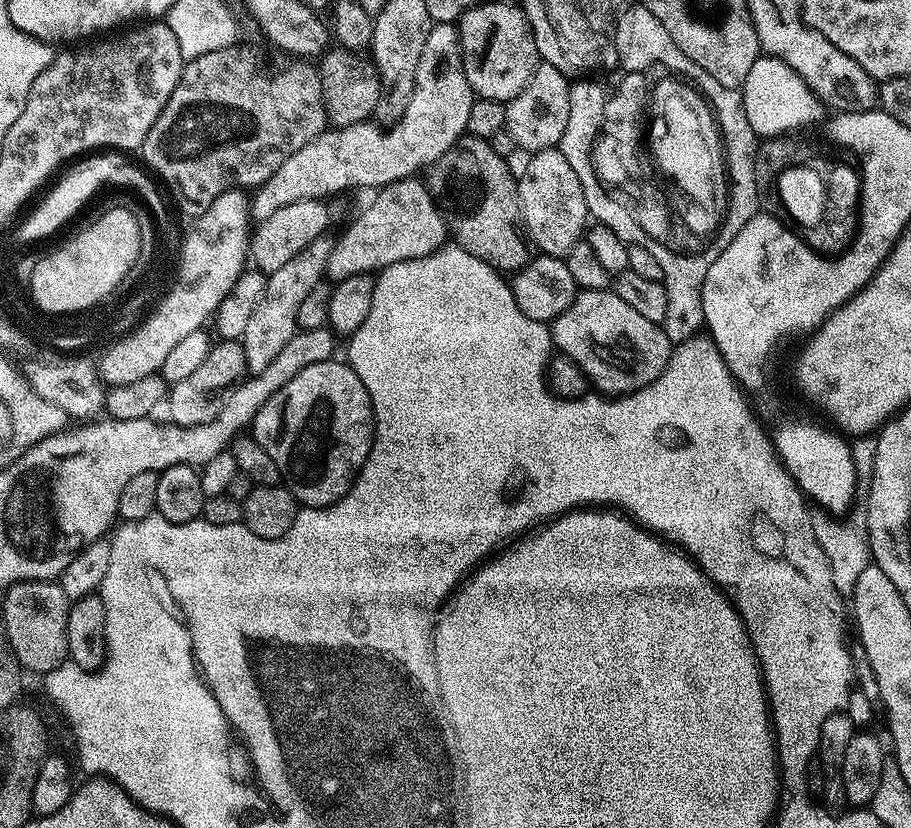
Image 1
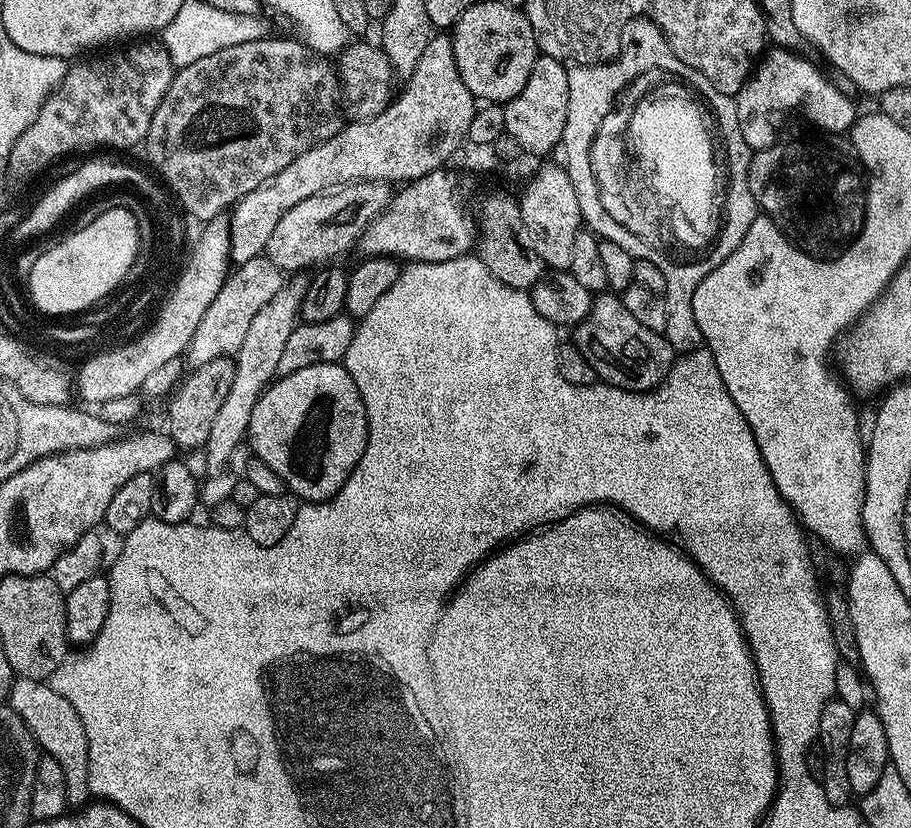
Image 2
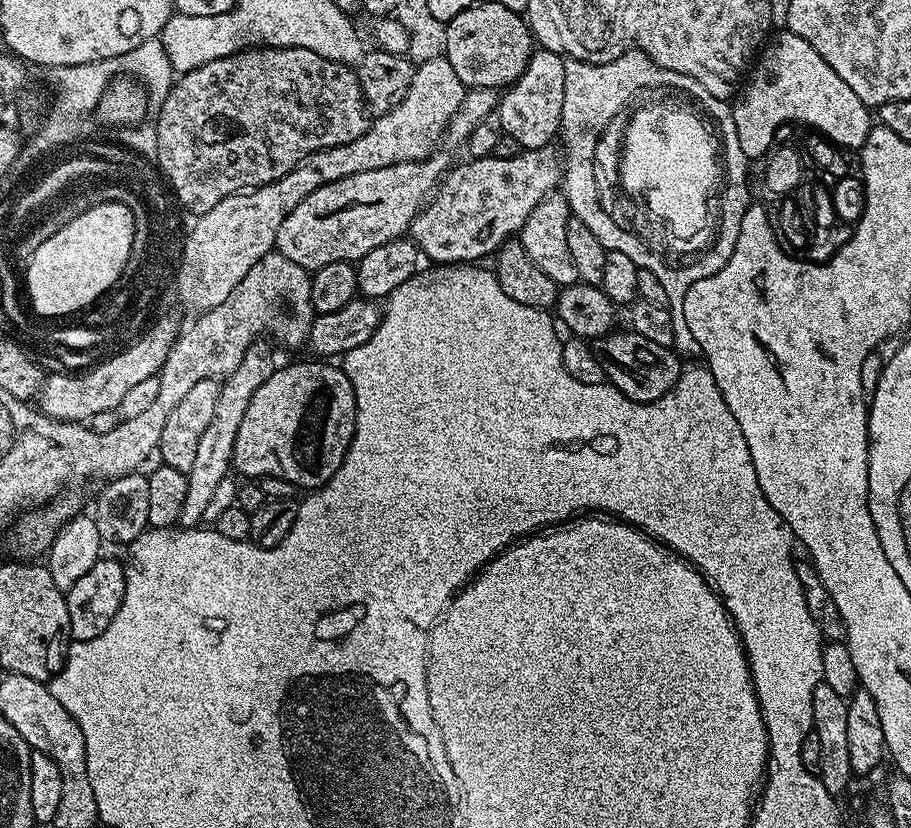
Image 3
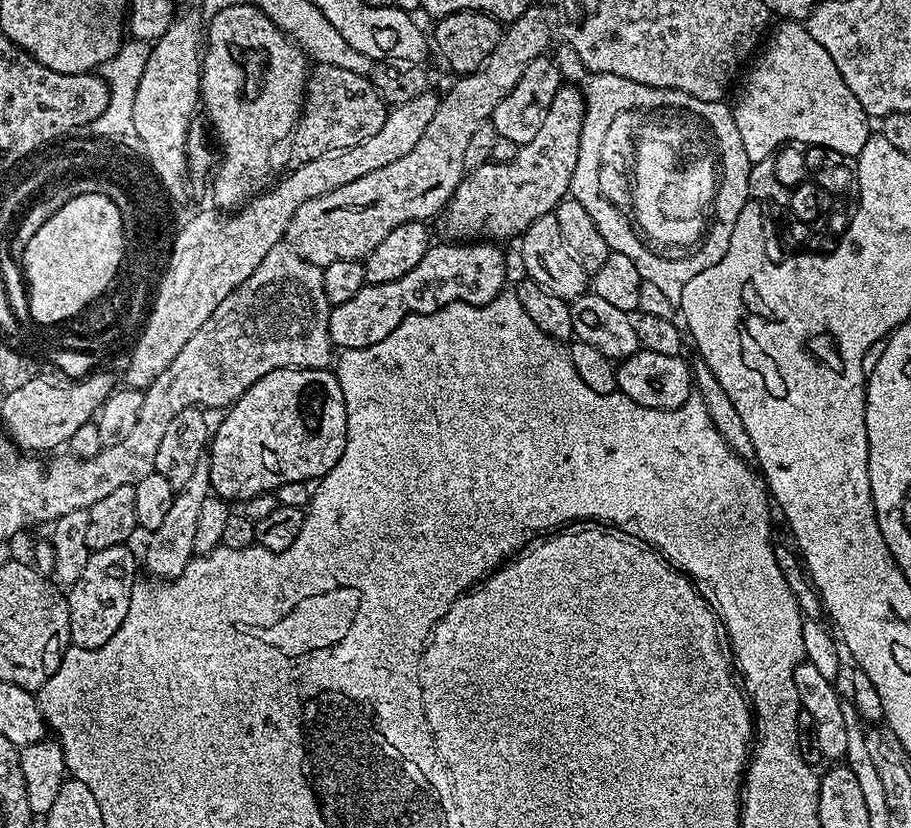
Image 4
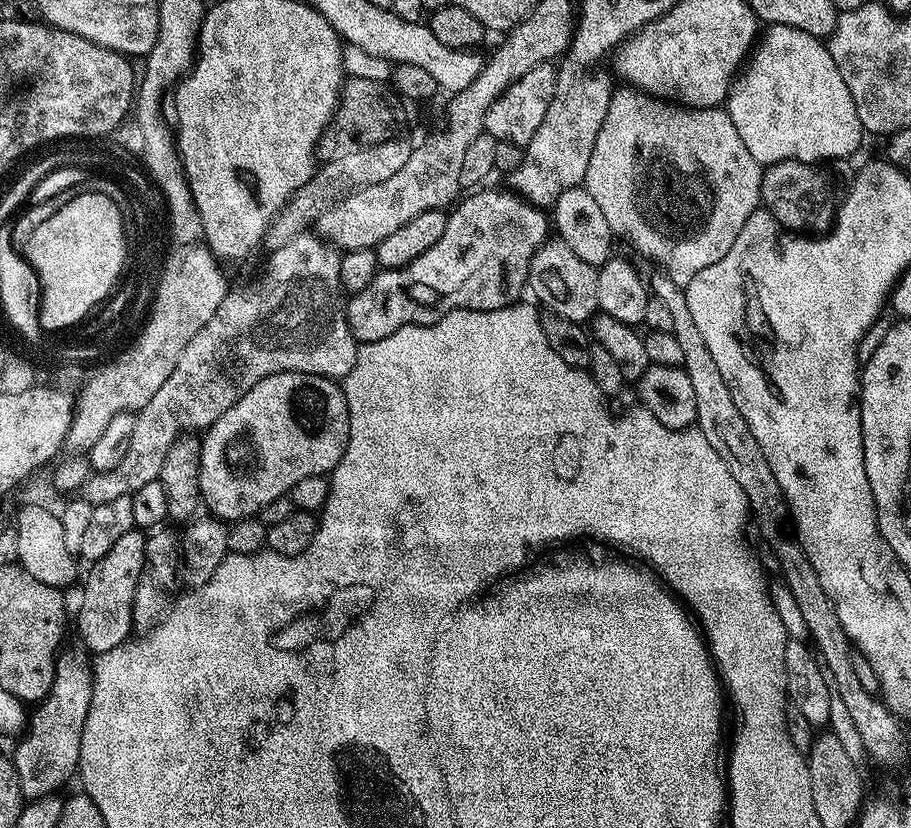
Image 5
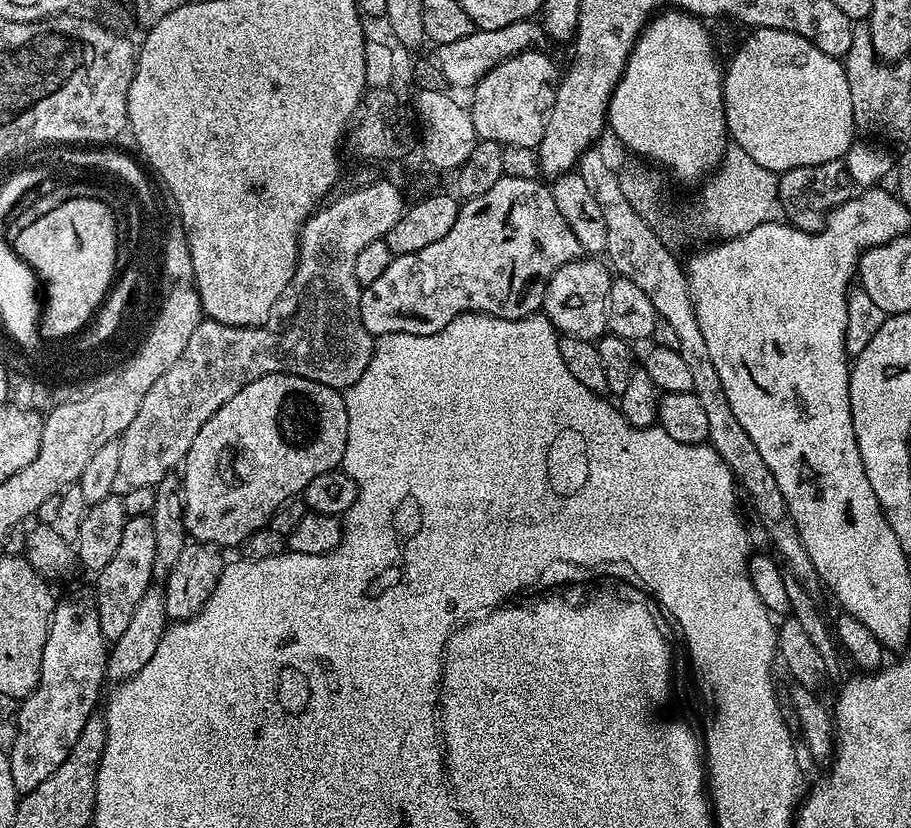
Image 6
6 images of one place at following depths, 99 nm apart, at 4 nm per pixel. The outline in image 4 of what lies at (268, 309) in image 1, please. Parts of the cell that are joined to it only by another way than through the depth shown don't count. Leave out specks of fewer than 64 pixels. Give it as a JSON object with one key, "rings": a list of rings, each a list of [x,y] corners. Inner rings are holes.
{"rings":[[[207,459],[198,462],[198,467],[186,482],[186,486],[180,488],[174,502],[166,513],[166,519],[148,537],[148,549],[142,552],[142,564],[148,567],[147,575],[157,580],[173,580],[175,576],[181,576],[186,566],[194,559],[196,547],[194,546],[194,533],[198,531],[198,517],[202,511],[202,502],[212,492],[211,466]]]}

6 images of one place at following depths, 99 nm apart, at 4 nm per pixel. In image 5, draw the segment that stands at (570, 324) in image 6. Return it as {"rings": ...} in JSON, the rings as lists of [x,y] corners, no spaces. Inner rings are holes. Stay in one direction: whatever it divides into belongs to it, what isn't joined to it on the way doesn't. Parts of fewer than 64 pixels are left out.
{"rings":[[[552,238],[545,242],[534,254],[530,280],[533,285],[536,283],[537,298],[535,297],[535,299],[545,309],[548,307],[547,311],[551,315],[561,316],[575,324],[584,324],[585,322],[591,321],[592,317],[597,315],[598,312],[598,278],[596,274],[597,269],[591,264],[582,262],[582,258],[578,258],[578,254],[574,254],[574,250],[570,250],[570,246],[566,246],[563,240]]]}

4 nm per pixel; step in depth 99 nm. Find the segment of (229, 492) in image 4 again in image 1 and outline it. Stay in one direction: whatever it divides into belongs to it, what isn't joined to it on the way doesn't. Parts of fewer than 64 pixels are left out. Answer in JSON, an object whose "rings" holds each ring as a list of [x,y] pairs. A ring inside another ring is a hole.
{"rings":[[[333,358],[290,378],[250,425],[250,434],[274,458],[280,479],[305,508],[325,508],[352,489],[372,449],[376,419],[366,386],[347,362]]]}

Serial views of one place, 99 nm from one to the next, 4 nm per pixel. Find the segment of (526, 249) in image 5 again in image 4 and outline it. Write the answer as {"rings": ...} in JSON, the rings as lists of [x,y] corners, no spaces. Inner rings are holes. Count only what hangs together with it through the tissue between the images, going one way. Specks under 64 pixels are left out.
{"rings":[[[492,242],[448,243],[452,244],[433,243],[426,258],[422,258],[422,262],[418,262],[418,266],[414,266],[414,270],[410,270],[410,274],[402,274],[402,278],[385,284],[365,283],[364,288],[358,290],[358,294],[354,294],[354,298],[350,298],[350,302],[335,305],[330,314],[330,336],[333,345],[340,350],[374,346],[378,342],[382,342],[382,338],[386,338],[386,334],[394,331],[407,316],[413,314],[425,316],[448,304],[457,302],[461,304],[488,304],[505,291],[504,252],[500,249],[503,247]]]}

